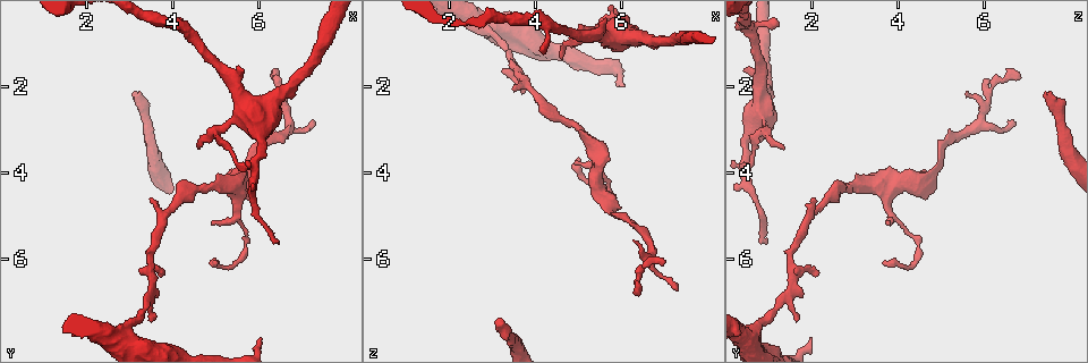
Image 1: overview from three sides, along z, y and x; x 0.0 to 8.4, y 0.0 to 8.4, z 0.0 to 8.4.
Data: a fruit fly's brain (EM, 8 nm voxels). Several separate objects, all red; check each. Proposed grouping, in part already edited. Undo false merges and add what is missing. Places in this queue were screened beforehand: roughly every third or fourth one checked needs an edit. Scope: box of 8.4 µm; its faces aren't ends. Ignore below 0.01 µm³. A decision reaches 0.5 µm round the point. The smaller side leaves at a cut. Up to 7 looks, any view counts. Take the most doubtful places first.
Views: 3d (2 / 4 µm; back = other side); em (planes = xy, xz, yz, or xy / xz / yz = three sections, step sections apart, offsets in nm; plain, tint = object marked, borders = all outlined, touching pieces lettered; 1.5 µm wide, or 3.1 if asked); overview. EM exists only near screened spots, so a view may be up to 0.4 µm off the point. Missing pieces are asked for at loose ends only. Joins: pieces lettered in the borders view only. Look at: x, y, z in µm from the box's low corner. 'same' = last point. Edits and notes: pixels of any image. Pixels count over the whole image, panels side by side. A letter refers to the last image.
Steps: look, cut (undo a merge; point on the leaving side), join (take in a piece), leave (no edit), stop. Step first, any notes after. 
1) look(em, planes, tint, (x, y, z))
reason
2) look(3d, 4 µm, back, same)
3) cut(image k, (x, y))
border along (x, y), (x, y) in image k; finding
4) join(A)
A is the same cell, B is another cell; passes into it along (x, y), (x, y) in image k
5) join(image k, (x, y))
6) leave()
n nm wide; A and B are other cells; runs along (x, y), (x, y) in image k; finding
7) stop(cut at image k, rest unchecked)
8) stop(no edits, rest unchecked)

look(3d, 2 µm, (3.20, 2.10, 7.45))
branch stops here

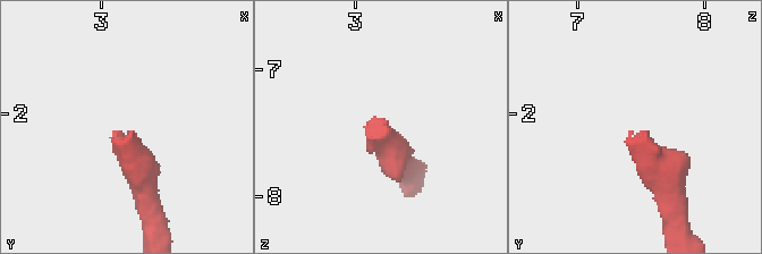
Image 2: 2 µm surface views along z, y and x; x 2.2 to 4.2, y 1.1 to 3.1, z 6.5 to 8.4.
look(em, xy, step 4, plain, (3.22, 2.14, 7.44))

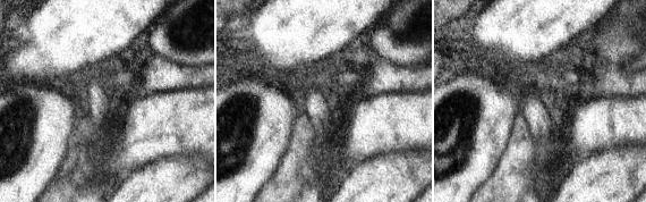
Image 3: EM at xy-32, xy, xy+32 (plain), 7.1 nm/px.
look(em, xy, step 4, borders, same)
what lies round it

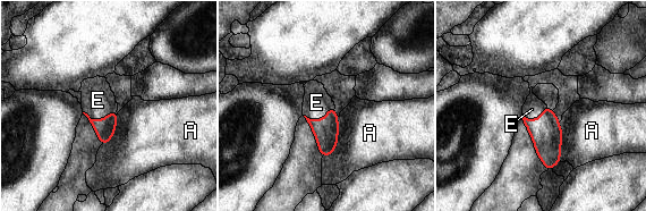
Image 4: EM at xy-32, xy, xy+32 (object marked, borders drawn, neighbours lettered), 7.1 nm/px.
join(E)
140 nm wide; E is the same cell, A is another cell; passes into it along (104, 128), (99, 119), (98, 100) in image 4; the cell continues

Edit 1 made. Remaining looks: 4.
look(overview)
redraw

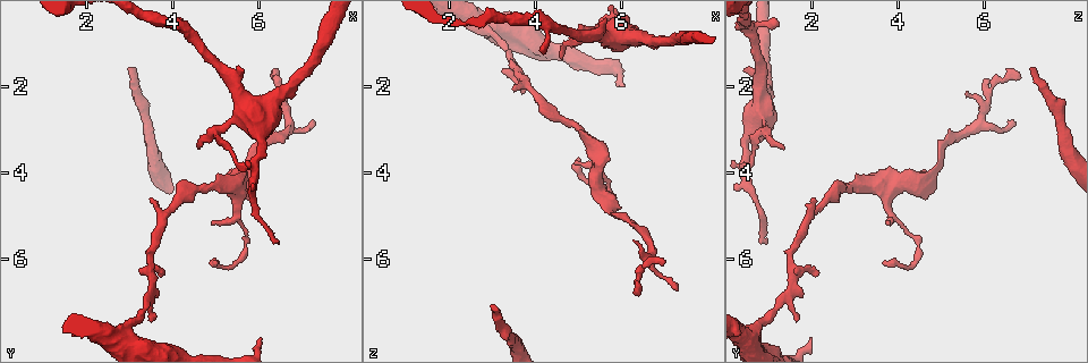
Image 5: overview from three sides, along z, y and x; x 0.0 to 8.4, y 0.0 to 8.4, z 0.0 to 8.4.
look(em, xz, step 4, tint, (4.65, 3.40, 1.30))
tapers out

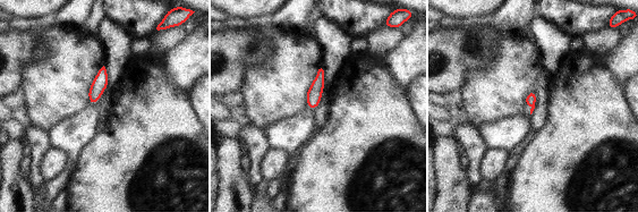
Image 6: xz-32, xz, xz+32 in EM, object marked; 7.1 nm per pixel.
look(em, planes, borders, same)

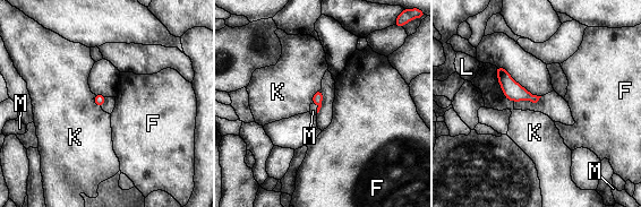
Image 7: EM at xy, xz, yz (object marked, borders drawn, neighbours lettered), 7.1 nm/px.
join(M)
80 nm wide; M is the same cell, F, K and L are other cells; it goes on there

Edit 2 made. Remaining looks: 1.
stop(join at image 4, join at image 7, rest unchecked)

